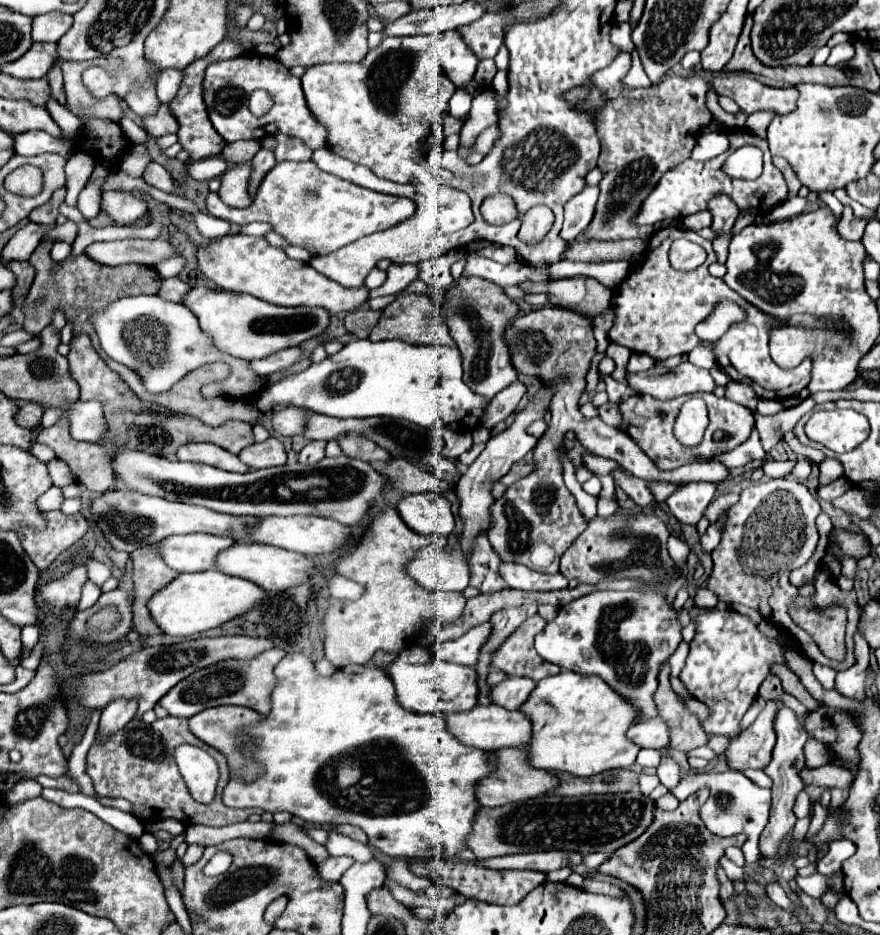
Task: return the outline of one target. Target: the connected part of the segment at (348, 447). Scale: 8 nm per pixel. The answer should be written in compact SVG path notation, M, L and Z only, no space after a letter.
M357 434L341 436L337 442L339 442L343 454L349 456L349 458L359 458L359 460L365 460L365 462L385 462L385 460L391 458L387 450L375 446L373 442L369 442L365 438L359 438Z

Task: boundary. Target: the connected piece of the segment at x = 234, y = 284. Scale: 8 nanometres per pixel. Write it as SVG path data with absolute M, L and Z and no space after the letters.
M223 236L211 240L207 246L197 248L197 264L207 280L215 282L223 290L247 292L259 300L265 300L275 306L315 306L325 308L329 314L351 312L367 302L369 290L365 286L345 288L327 276L319 274L315 268L305 262L291 260L281 248L271 246L265 238L255 236Z

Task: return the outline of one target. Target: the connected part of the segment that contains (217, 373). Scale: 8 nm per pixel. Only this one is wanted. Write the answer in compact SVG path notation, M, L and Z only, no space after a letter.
M109 360L107 362L115 372L119 372L119 376L129 384L129 388L141 398L141 400L147 400L147 402L155 402L155 404L163 404L167 408L173 408L175 412L181 412L181 414L189 414L189 416L195 416L199 420L203 420L205 424L209 426L219 426L221 422L227 422L231 418L235 420L245 420L249 424L255 424L257 418L259 418L259 410L255 410L255 406L251 406L249 402L245 400L227 400L227 398L205 398L201 394L201 386L203 384L209 384L209 382L215 382L215 380L223 380L229 376L229 366L227 364L207 364L207 366L201 366L197 370L193 370L189 376L181 378L171 390L163 392L163 394L151 394L147 392L147 388L143 386L143 378L139 378L139 374L135 374L133 370L127 370L123 364L117 364L115 360Z

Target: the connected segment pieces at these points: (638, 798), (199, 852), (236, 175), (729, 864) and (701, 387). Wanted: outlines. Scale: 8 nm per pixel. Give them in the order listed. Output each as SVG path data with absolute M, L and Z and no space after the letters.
M639 790L625 794L587 794L575 798L563 796L543 796L531 798L527 802L511 802L497 808L479 808L473 818L473 832L467 834L467 848L475 852L477 858L491 858L517 852L537 852L537 850L575 850L581 854L589 852L615 852L617 848L639 838L653 822L655 804L645 798Z
M189 844L189 850L187 850L187 854L183 856L183 864L193 864L193 862L197 862L201 856L203 856L203 850L205 850L205 846L199 846L199 844Z
M241 162L241 164L233 164L225 174L221 174L219 196L225 204L235 208L245 208L253 202L253 196L249 192L251 172L253 172L253 164Z
M723 856L720 859L719 863L724 868L726 875L731 881L743 880L743 882L745 883L745 880L743 878L743 870L731 860L729 860L726 856Z
M689 362L679 364L675 370L669 368L655 368L647 372L629 374L629 386L639 394L649 394L657 400L673 400L683 394L695 392L713 392L717 388L711 374L703 368L697 368Z

